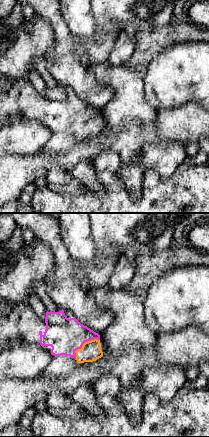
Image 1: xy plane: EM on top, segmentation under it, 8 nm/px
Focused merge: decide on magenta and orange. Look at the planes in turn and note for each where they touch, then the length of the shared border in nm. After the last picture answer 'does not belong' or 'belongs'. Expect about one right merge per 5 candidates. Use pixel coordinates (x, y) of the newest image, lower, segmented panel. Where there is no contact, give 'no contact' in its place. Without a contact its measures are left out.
meets magenta at (83, 343); contact 260 nm long

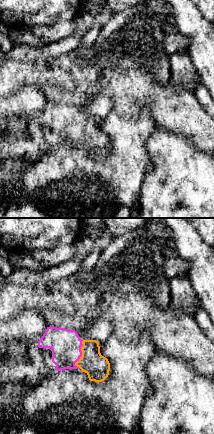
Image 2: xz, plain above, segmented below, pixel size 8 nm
meets magenta at (81, 354); contact 220 nm long

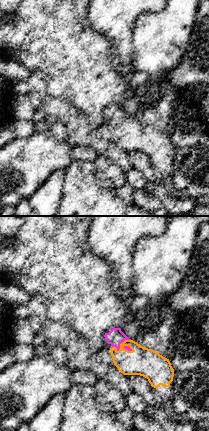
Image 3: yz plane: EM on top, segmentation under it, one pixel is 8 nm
meets magenta at (119, 345); contact 170 nm long

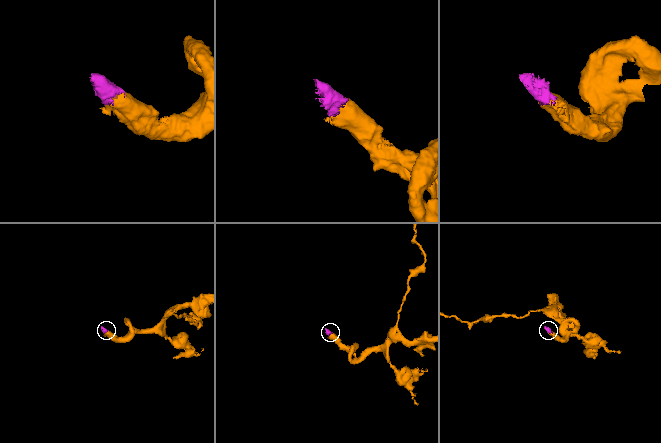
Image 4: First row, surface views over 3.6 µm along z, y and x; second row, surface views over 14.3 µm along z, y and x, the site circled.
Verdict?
belongs

